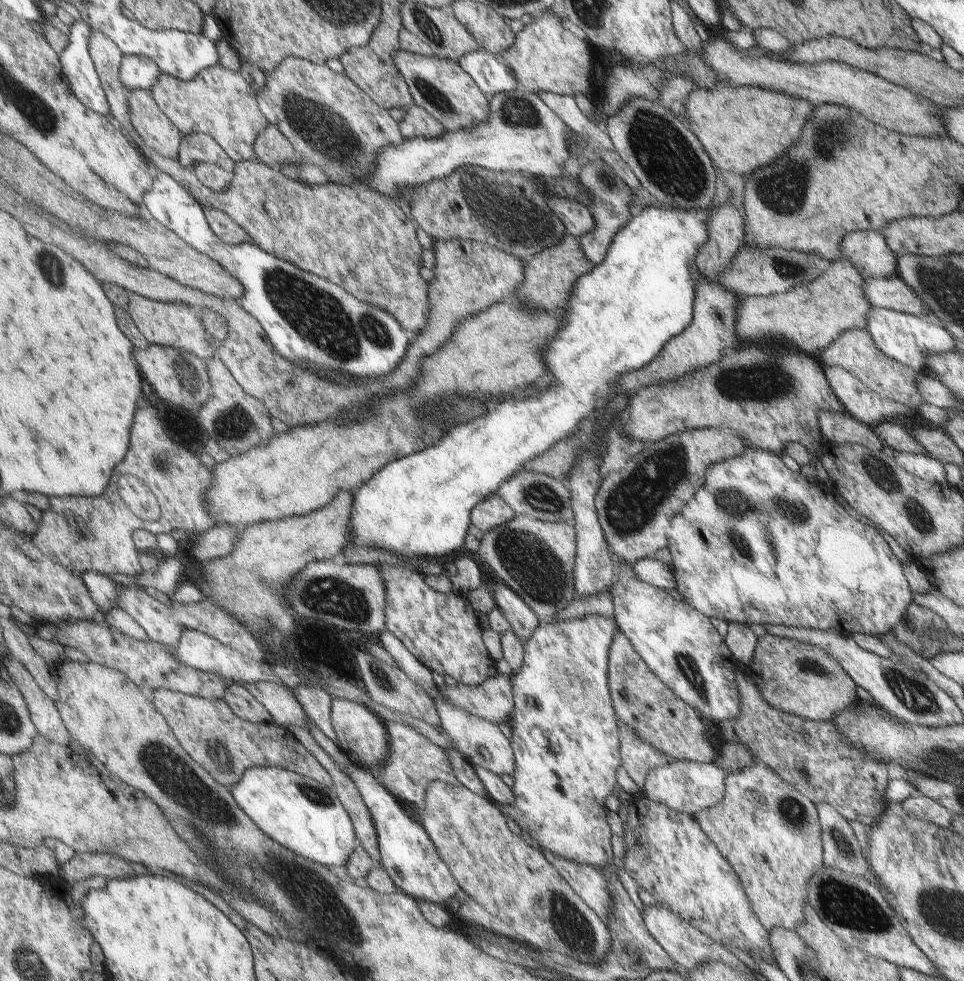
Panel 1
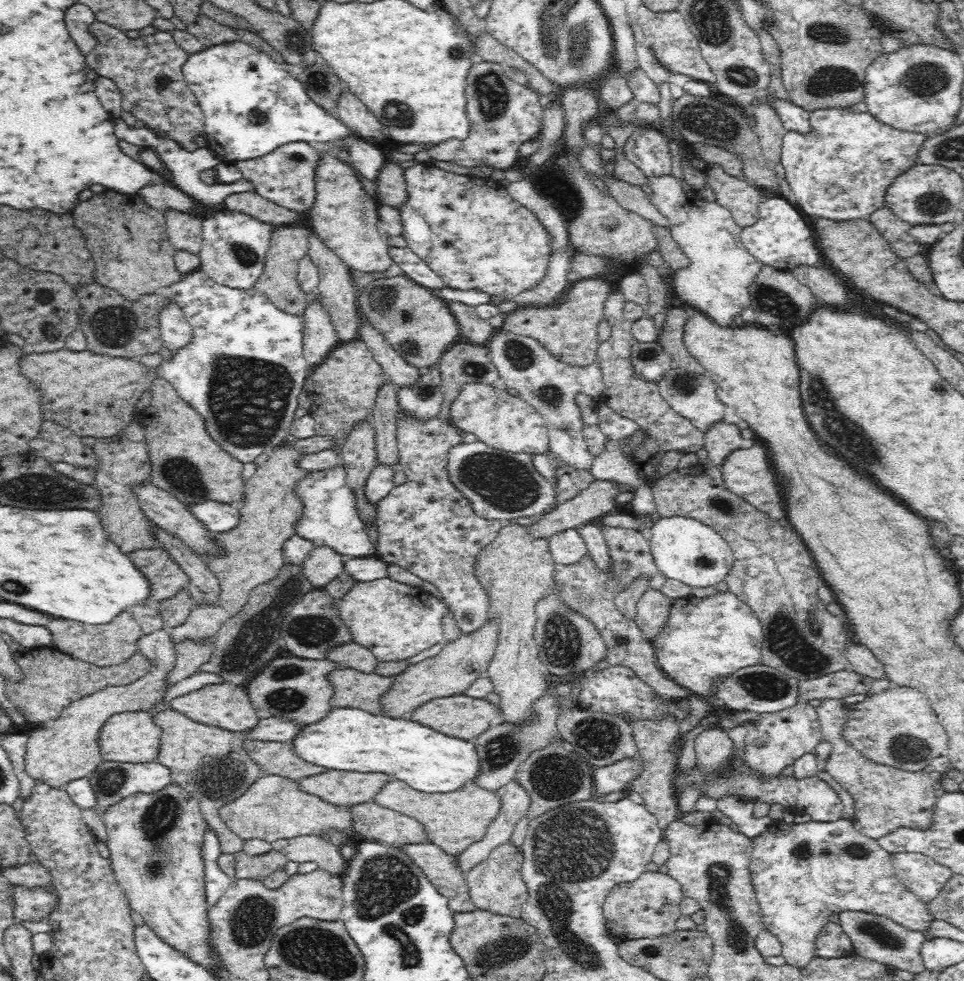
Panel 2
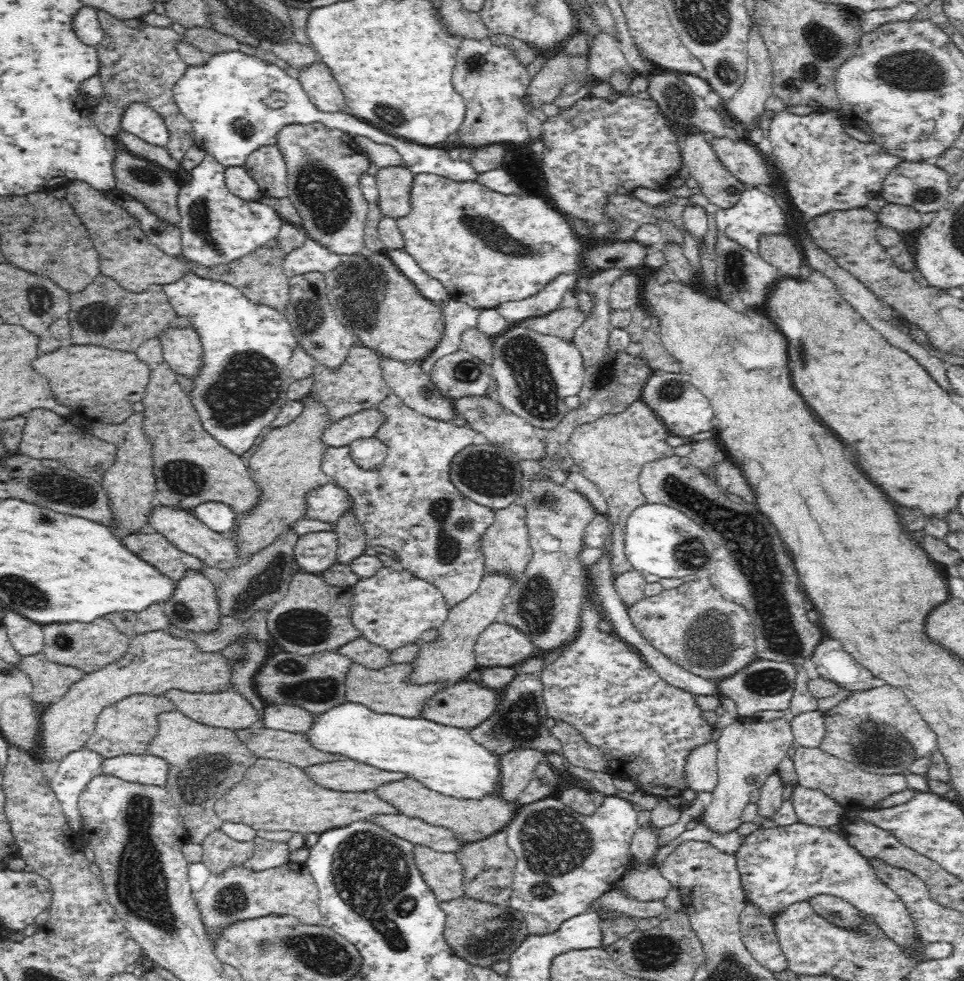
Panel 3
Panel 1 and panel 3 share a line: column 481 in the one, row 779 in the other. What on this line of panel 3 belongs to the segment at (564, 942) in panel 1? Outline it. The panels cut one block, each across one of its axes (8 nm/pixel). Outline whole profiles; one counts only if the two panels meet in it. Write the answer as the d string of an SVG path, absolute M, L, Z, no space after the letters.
M798 748L790 750L790 760L794 758L794 768L798 774L798 786L804 786L808 790L822 790L828 794L832 800L842 804L844 808L862 808L862 810L872 810L874 804L910 790L908 776L902 776L902 772L888 772L884 774L870 774L850 762L844 762L844 758L836 758L822 748Z

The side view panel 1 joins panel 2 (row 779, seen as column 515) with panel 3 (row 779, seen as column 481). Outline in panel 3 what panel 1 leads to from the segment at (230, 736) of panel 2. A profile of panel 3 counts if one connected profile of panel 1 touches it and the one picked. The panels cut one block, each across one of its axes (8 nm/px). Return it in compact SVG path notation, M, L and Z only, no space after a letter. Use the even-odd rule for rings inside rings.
M178 710L166 712L166 714L158 716L158 734L152 738L152 742L150 742L150 746L148 746L148 756L164 758L164 760L170 764L168 788L170 788L170 790L176 788L176 792L174 792L174 794L178 794L178 796L176 796L176 802L180 802L180 804L184 802L188 814L194 814L194 818L192 818L194 822L190 824L190 842L192 842L192 844L204 844L204 840L206 840L208 836L212 836L214 832L220 832L220 830L224 828L224 826L222 826L224 822L218 818L214 804L216 804L230 788L234 788L236 784L240 784L240 782L244 780L246 770L248 770L248 768L256 762L256 758L258 758L254 752L248 752L248 746L246 746L240 738L236 738L236 732L234 732L234 730L212 728L212 726L206 726L206 724L200 724L200 722L188 718L186 714L178 712ZM198 804L204 804L202 810L208 808L208 806L214 806L212 818L204 818L204 820L212 820L212 822L196 822L196 814L200 814L200 812L196 812L196 808L200 808Z

